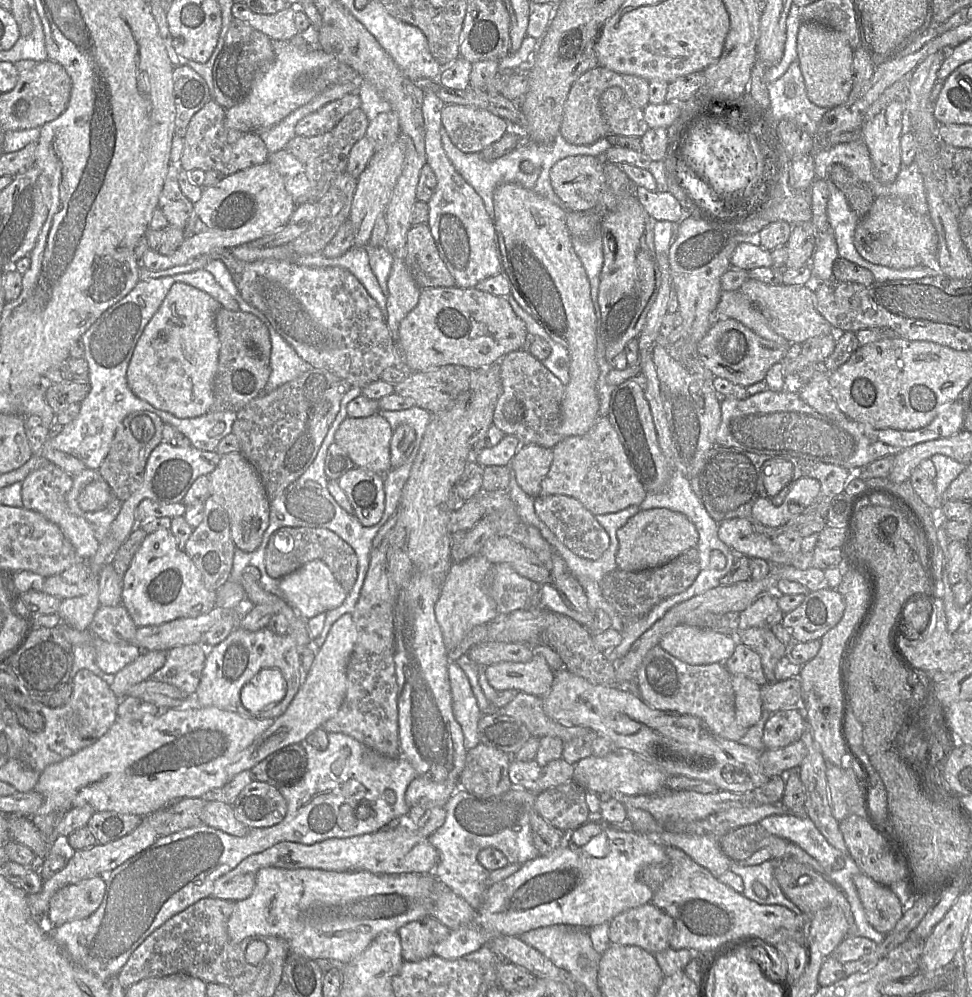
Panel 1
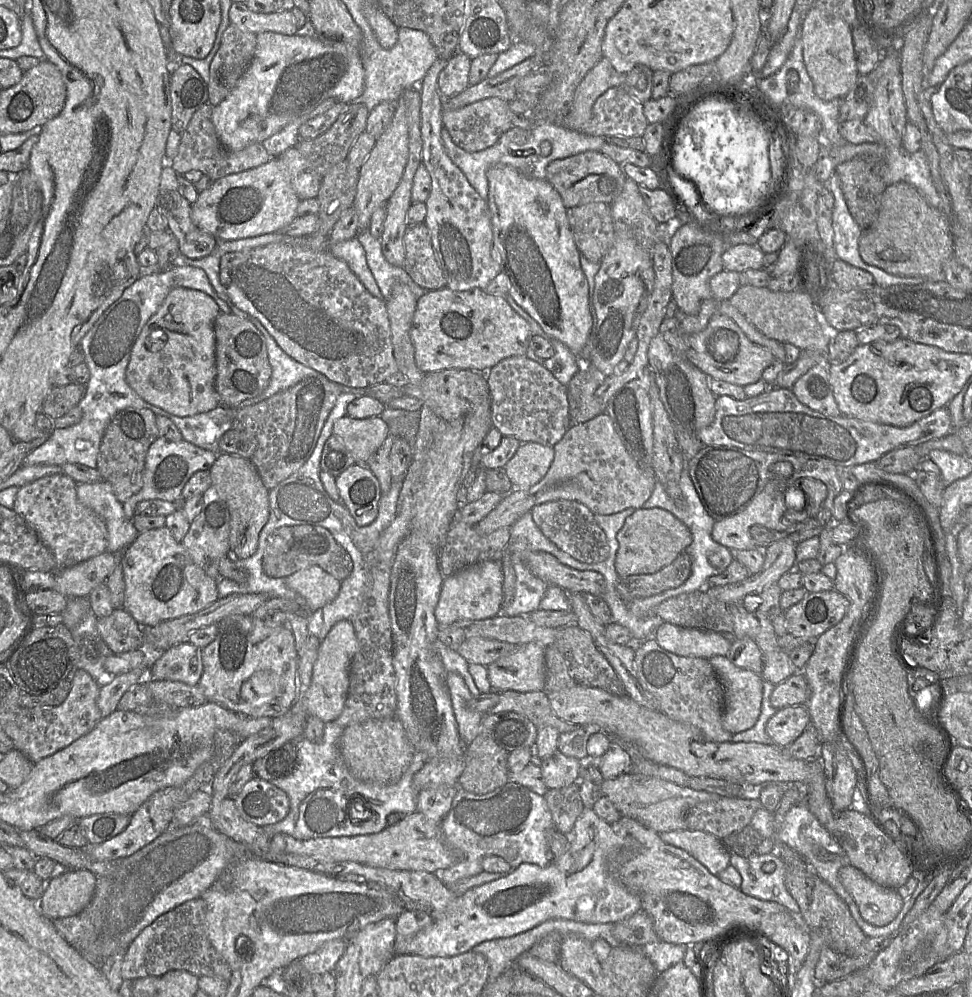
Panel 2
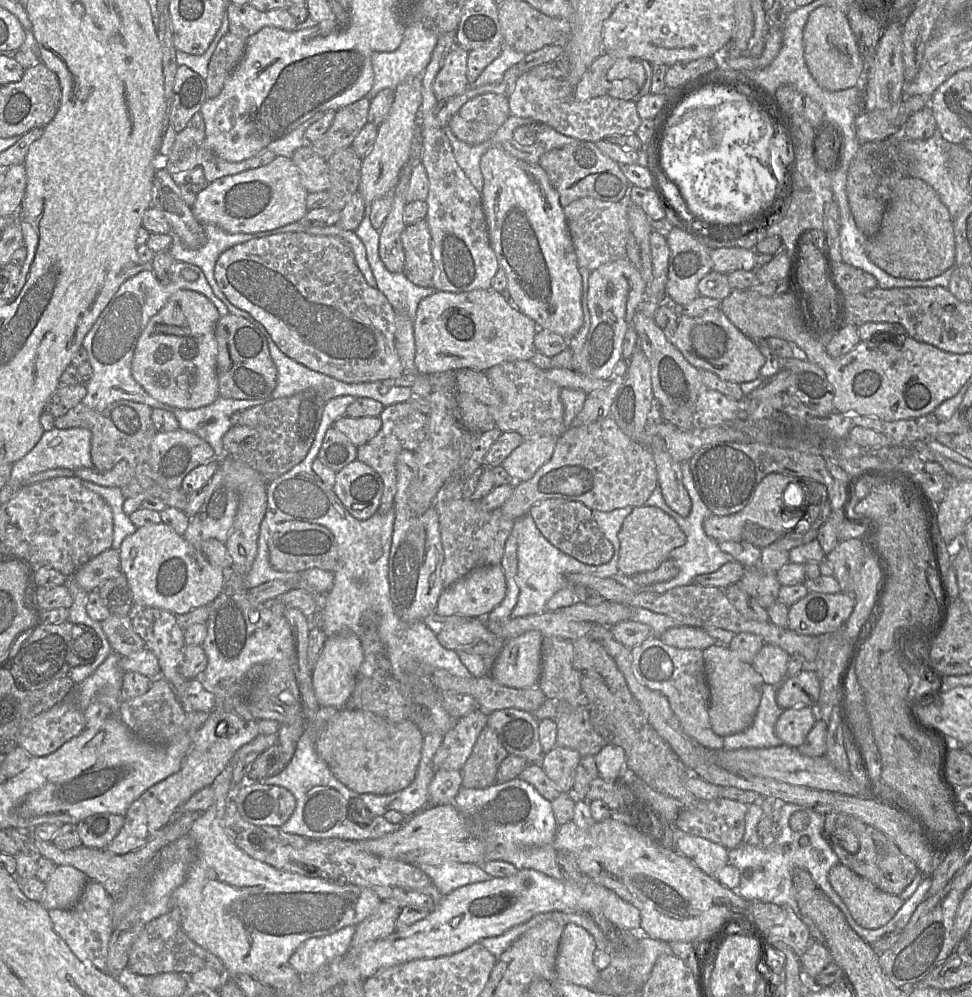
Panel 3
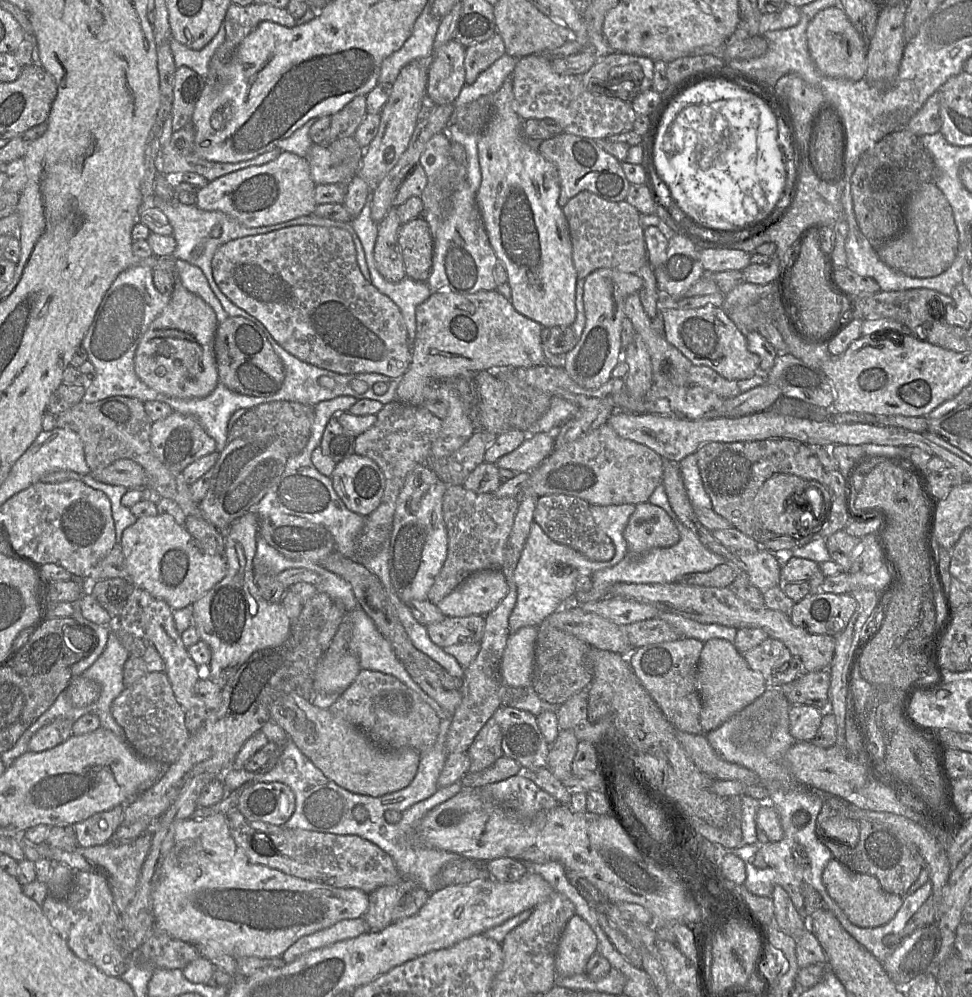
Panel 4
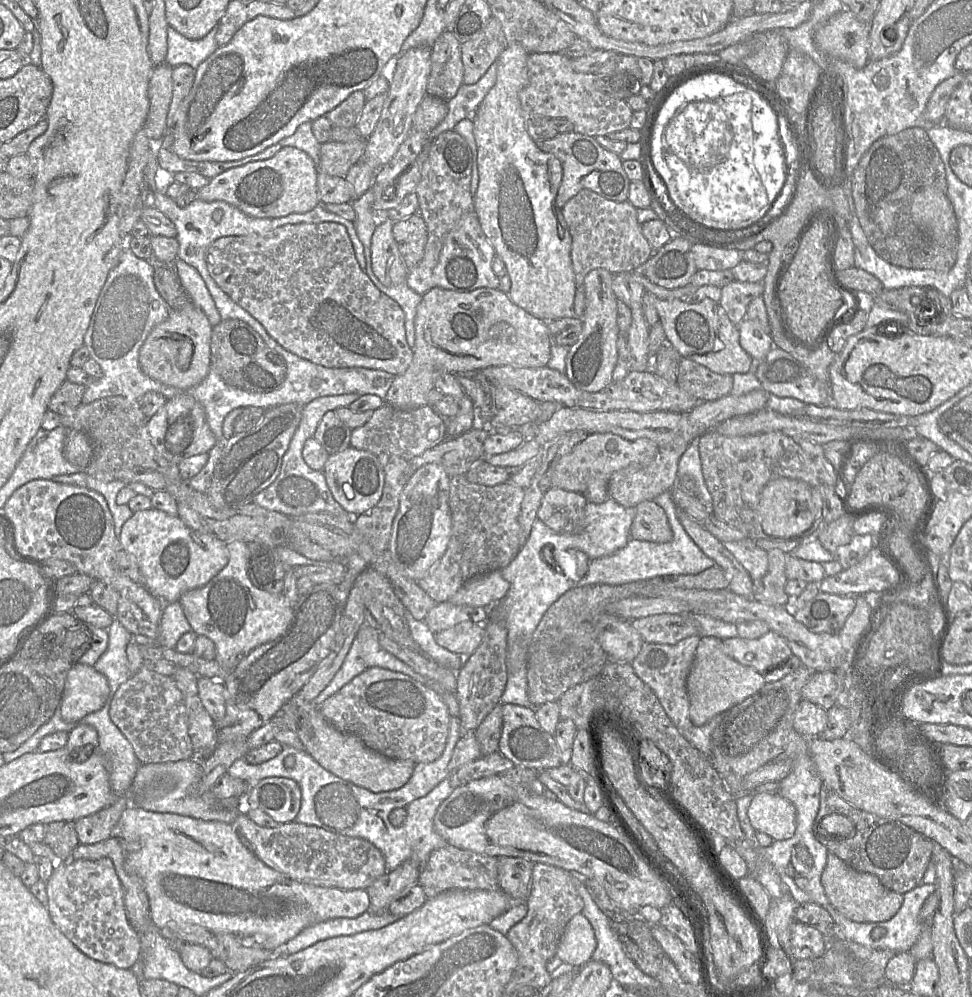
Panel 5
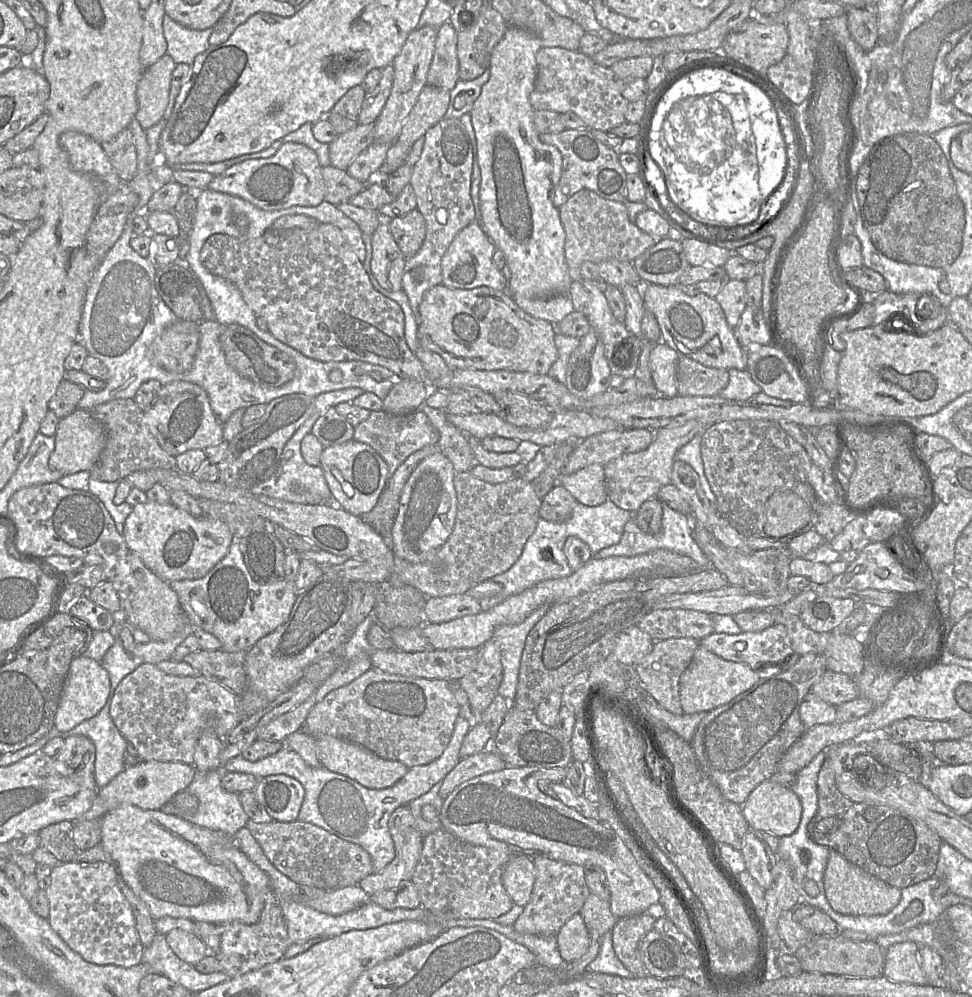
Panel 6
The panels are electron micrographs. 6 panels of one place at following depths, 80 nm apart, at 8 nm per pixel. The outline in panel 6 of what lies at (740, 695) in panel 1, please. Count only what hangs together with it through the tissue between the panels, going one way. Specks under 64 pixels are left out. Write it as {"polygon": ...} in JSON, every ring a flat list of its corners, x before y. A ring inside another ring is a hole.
{"polygon":[[698,646,687,669,679,680,680,701,685,714,707,713,727,704,739,694,750,689,761,678,761,673,749,665,727,661]]}

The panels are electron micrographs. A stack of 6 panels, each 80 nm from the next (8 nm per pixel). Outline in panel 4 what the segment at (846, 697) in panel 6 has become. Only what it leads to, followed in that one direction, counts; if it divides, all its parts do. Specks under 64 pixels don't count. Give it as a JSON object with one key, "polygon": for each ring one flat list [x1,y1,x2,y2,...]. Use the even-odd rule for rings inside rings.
{"polygon":[[828,670,803,671,793,682,783,685,783,694,791,705,812,705,828,709,830,682]]}

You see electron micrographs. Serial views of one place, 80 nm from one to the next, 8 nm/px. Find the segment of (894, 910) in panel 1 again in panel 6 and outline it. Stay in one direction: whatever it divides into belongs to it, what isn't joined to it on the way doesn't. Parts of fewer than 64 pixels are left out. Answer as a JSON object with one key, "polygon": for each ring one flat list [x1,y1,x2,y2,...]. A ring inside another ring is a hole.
{"polygon":[[831,849,823,878,825,893,832,908,843,915,874,916,889,913,901,899,901,889,849,862]]}

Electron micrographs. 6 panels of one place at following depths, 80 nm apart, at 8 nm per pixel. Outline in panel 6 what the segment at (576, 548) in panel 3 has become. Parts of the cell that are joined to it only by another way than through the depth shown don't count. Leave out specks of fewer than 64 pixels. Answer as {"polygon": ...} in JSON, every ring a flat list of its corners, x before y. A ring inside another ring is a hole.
{"polygon":[[556,484,542,499,540,518,559,523,567,520,577,503,575,497,562,485]]}

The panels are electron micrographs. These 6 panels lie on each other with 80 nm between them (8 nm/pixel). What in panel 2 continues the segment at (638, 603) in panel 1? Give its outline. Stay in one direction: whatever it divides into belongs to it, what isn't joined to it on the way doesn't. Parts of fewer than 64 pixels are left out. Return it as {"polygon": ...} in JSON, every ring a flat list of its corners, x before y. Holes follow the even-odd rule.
{"polygon":[[683,552,669,565,655,573,620,578,616,590,621,599,629,603,681,586,691,575,691,570,691,558]]}

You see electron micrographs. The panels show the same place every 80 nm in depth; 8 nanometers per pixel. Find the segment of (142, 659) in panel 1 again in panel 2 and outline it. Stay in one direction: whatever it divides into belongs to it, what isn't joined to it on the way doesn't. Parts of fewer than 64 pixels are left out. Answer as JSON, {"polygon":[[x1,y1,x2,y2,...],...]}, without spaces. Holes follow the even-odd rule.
{"polygon":[[137,668,129,672,112,676,112,680,102,685,97,699,97,705,102,717,116,711,123,694,133,685,141,682,147,675,147,668]]}

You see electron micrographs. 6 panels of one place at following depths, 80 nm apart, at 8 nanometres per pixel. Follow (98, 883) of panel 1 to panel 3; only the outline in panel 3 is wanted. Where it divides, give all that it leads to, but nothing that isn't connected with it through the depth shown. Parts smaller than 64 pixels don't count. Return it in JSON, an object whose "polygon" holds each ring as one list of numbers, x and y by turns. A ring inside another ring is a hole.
{"polygon":[[58,865,46,882,41,904,51,909,70,909,79,901,88,881,86,874,73,866]]}

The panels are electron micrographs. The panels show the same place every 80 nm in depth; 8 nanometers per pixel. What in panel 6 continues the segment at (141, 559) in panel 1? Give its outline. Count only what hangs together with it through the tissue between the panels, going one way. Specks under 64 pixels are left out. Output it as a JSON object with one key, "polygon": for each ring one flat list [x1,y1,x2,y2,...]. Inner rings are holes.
{"polygon":[[153,501,137,504,126,518,122,533,128,548,140,556,145,566,166,582,204,577,228,553,233,534,227,524,216,519,197,518,172,503]]}

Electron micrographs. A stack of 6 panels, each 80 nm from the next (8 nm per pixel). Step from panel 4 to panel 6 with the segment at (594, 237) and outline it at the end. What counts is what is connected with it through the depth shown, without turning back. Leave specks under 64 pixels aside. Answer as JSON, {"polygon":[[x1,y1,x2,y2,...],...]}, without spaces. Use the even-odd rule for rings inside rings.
{"polygon":[[580,190,559,208,565,231,564,254,572,281,581,280,580,266,586,261,599,264,615,259,633,262,660,240,640,230,629,220,625,202,607,200,590,190]]}

